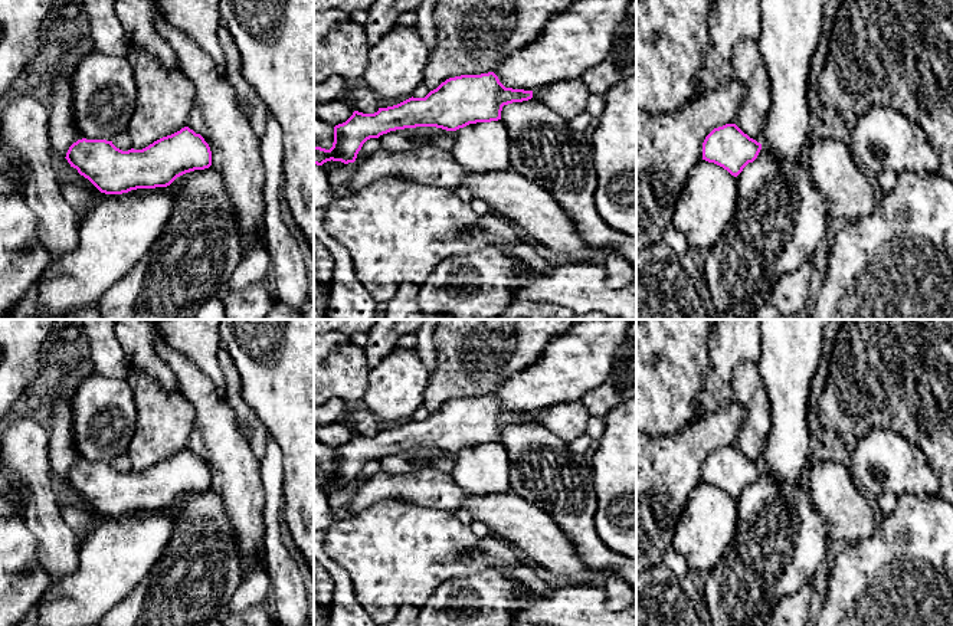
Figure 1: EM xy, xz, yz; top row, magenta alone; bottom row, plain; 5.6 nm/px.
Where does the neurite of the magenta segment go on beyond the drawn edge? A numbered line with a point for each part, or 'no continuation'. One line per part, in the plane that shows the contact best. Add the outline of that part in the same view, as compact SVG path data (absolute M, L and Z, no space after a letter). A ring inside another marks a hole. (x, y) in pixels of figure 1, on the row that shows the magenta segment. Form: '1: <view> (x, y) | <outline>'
no continuation

